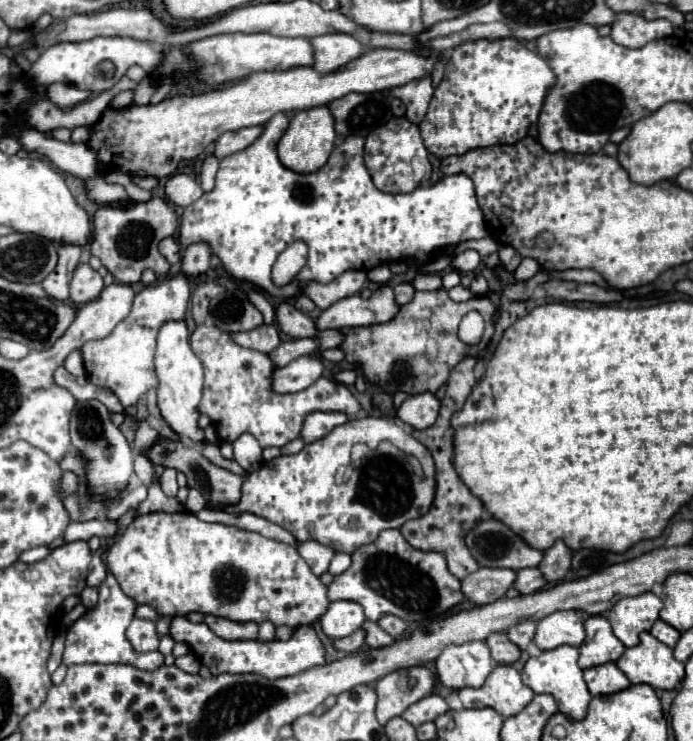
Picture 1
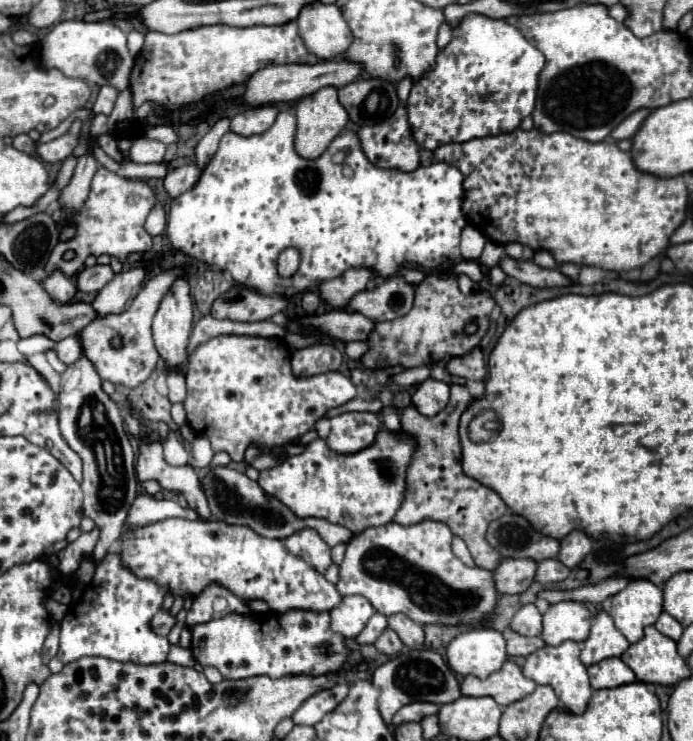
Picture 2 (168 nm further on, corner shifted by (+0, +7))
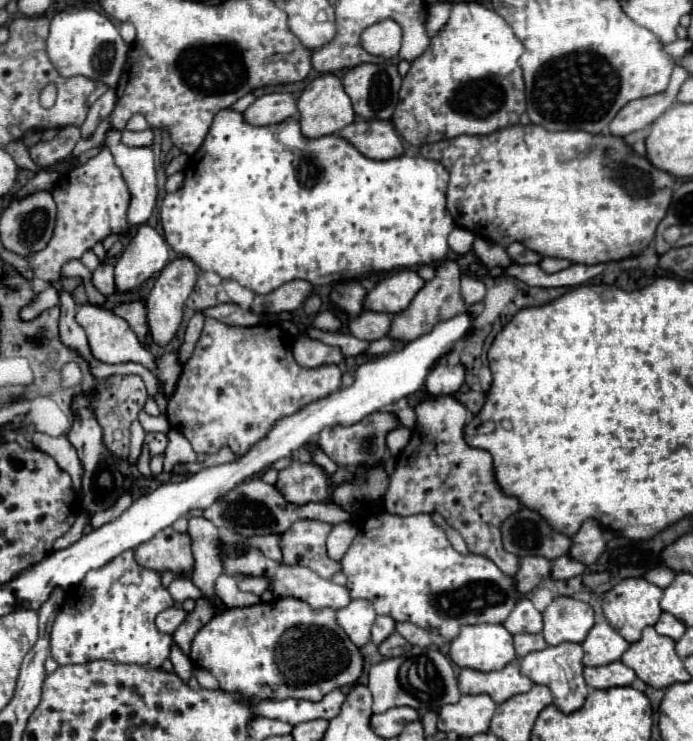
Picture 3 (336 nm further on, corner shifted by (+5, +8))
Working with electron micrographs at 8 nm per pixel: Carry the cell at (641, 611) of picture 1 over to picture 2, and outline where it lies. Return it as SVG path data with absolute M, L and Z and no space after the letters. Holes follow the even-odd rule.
M635 579L613 597L611 617L615 621L615 627L627 637L627 641L637 643L643 637L643 629L647 625L653 625L661 611L661 587L647 579Z

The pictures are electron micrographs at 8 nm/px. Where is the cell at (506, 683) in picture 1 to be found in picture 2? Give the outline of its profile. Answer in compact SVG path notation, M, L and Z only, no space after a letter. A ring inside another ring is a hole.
M513 661L503 663L503 669L491 673L487 679L479 679L475 675L467 675L461 683L461 693L469 697L493 697L499 705L507 707L525 695L533 693L537 687L535 681L527 679L519 665Z

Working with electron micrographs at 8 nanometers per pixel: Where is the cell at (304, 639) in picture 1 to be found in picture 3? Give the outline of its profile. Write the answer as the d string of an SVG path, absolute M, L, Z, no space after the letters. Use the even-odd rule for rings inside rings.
M276 598L274 602L260 602L248 608L226 608L196 632L190 648L190 660L194 662L194 666L210 670L218 678L220 688L226 692L242 692L244 696L260 700L304 698L316 702L334 688L356 684L362 674L360 650L336 624L334 614L336 612L332 608L312 610L298 598Z

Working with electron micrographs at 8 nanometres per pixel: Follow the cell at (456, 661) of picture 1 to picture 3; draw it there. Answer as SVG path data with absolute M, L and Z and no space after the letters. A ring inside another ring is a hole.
M476 624L460 630L458 638L450 642L450 658L460 668L474 668L478 672L492 672L504 668L516 658L512 646L512 634L502 624Z

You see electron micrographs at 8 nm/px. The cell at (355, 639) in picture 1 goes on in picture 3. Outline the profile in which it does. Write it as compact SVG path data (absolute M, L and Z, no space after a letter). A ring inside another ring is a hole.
M376 616L372 626L372 642L380 644L394 632L394 620L390 616Z

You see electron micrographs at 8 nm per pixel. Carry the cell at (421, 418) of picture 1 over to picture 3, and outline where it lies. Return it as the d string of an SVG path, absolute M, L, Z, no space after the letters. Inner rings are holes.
M462 364L454 366L454 368L446 368L446 366L436 366L430 370L428 378L426 378L426 392L432 398L440 398L446 394L456 394L458 388L464 382L464 368Z

